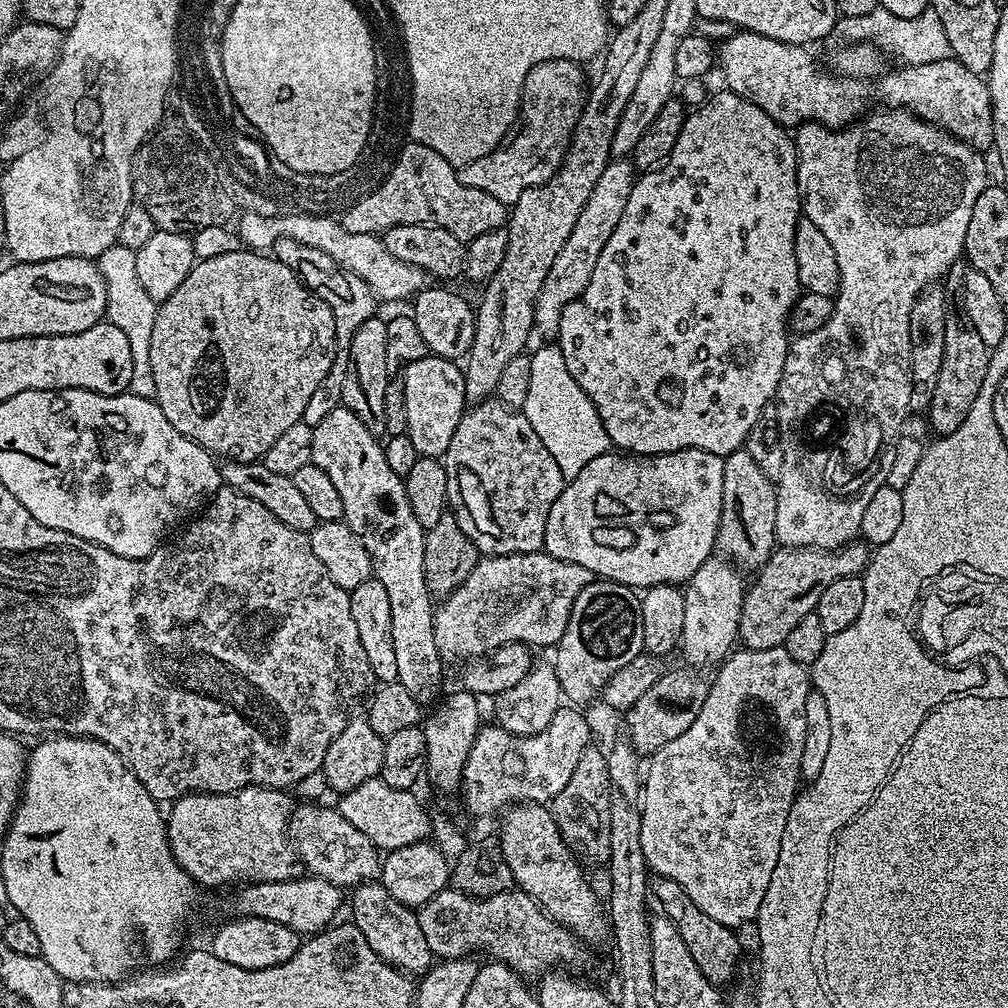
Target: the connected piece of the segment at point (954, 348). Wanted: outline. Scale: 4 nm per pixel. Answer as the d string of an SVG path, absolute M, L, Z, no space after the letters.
M950 314L944 327L944 353L942 354L942 370L938 374L938 386L934 386L932 400L928 404L926 419L932 423L937 437L949 436L966 422L966 414L970 414L970 405L978 398L978 390L982 390L982 378L986 378L989 348L978 330L963 314Z

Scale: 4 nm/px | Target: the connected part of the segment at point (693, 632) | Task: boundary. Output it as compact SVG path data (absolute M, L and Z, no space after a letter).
M710 558L683 585L686 614L682 621L680 648L689 660L685 661L696 670L704 670L707 664L716 666L727 660L740 635L746 580L740 577L743 575L727 559L716 559Z

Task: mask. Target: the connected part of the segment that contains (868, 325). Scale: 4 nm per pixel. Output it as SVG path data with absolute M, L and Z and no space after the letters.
M902 108L879 111L865 115L859 122L850 124L847 128L827 128L824 124L805 122L794 132L797 158L796 181L800 191L803 215L810 222L814 222L814 226L818 226L818 230L822 230L822 234L826 234L826 238L829 240L830 246L834 246L834 254L838 258L840 288L834 297L832 319L826 329L826 335L830 338L838 338L840 348L862 350L866 370L870 368L874 372L874 374L870 374L872 384L866 391L870 408L862 408L862 414L858 414L858 418L854 418L848 426L848 432L852 432L852 442L860 442L860 452L868 454L868 458L874 458L874 460L880 458L878 452L886 454L884 444L891 444L893 447L897 445L902 436L900 427L903 426L904 419L910 416L910 394L912 393L910 314L914 302L920 297L920 292L924 288L935 285L939 281L936 280L939 276L947 277L954 261L964 256L964 243L966 242L966 230L970 226L970 213L974 210L974 202L978 202L978 194L982 194L982 190L986 186L986 179L984 180L985 157L976 149L968 144L963 144L961 140L956 140L949 132L935 128L933 124L928 124L925 120L919 120L913 112L906 112Z

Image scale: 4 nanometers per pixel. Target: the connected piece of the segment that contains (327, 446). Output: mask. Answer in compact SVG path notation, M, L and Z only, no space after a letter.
M343 406L330 409L320 421L315 421L312 429L312 463L326 470L330 482L334 482L338 495L342 498L343 521L350 526L350 530L354 530L354 534L358 534L358 538L362 538L362 546L366 546L366 554L370 554L372 559L372 575L375 580L382 582L390 598L390 630L394 634L394 655L398 666L396 683L406 686L406 691L414 697L414 702L421 706L435 705L438 700L436 695L444 684L446 664L440 658L438 642L434 642L434 597L429 592L424 577L426 529L418 522L418 518L414 518L414 510L410 510L403 479L394 474L394 470L390 470L384 445L377 433L370 431L358 418L358 414Z

